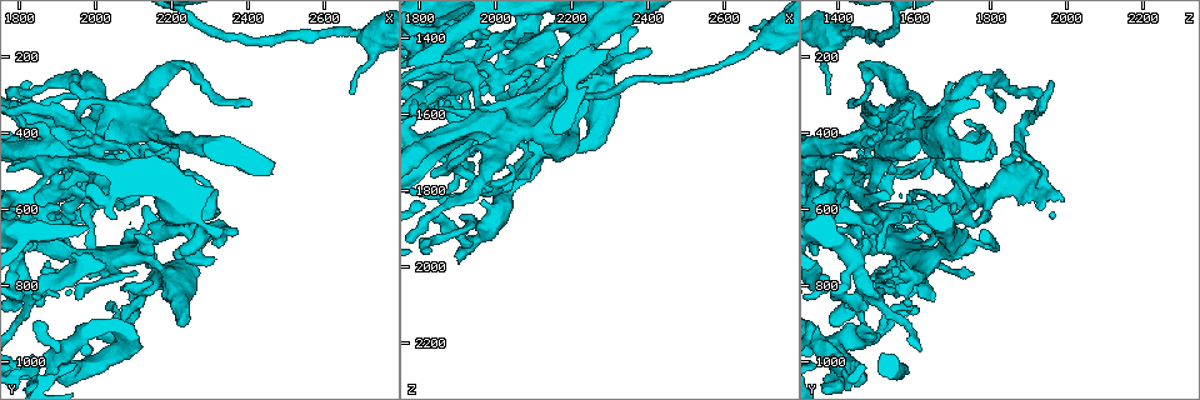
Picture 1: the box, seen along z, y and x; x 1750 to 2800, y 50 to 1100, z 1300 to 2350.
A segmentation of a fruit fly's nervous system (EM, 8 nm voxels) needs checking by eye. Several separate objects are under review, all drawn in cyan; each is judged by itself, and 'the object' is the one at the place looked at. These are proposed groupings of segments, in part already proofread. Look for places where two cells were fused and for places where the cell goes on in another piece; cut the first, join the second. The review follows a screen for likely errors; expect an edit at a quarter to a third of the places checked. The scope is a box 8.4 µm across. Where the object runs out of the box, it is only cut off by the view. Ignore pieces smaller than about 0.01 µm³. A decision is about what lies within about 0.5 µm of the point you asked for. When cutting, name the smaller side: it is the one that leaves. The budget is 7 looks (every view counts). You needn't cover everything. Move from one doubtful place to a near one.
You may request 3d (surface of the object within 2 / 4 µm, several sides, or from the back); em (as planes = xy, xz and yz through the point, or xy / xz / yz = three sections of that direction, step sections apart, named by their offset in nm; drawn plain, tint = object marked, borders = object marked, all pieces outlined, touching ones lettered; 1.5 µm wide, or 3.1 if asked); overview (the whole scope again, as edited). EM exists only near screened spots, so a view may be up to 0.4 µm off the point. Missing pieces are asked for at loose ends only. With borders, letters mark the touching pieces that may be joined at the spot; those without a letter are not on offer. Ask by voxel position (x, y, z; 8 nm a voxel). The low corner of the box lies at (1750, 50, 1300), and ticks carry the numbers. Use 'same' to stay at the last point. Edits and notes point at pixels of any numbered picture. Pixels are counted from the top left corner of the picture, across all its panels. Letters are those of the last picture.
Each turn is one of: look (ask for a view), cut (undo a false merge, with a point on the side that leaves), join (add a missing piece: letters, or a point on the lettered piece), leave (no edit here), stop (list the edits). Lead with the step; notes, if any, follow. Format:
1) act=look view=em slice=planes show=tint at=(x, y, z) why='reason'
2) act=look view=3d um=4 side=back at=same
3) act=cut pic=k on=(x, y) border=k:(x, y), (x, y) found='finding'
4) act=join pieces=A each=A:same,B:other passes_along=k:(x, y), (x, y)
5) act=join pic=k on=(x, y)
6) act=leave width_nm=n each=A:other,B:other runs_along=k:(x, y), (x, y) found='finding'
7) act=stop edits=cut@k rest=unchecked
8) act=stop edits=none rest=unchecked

act=look view=3d um=4 at=(1955, 335, 1580) why='thin end'

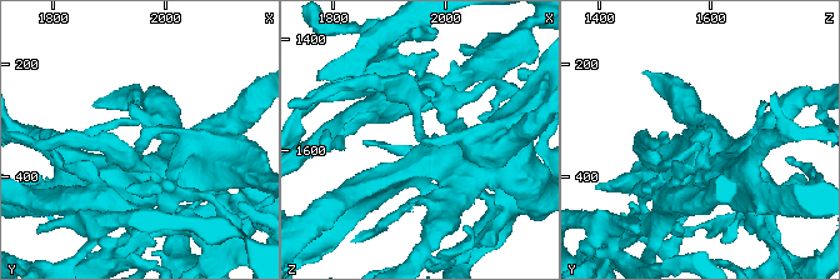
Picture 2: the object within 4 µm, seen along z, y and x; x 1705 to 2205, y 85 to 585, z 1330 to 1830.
act=look view=em slice=yz step=8 show=borders at=(1950, 335, 1585) why='now the EM'

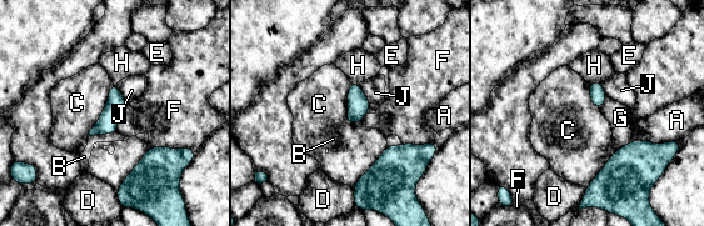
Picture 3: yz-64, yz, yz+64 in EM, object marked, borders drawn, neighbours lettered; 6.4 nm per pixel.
act=look view=em slice=planes show=borders at=same

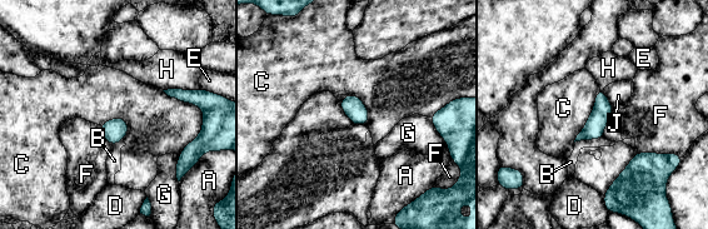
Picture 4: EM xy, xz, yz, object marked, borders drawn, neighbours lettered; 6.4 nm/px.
act=leave longest_contact=C:400nm each=A:other,B:other,C:other,D:other,E:other,F:other,G:other,H:other,J:other border=4:(637, 150), (678, 153), (681, 155) found='no lettered piece goes on from it'

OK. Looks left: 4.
act=look view=3d um=4 at=(2230, 220, 1480) why='abrupt turn'

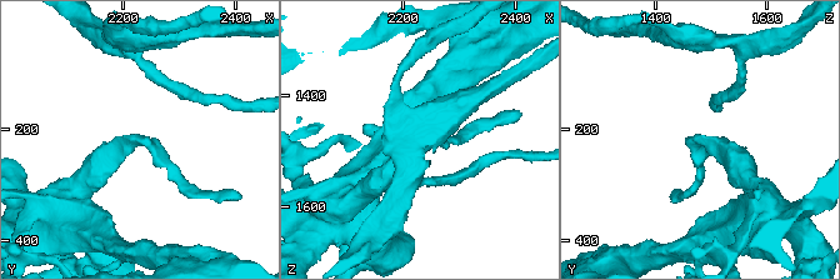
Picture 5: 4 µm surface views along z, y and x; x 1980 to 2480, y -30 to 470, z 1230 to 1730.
act=look view=em slice=xy step=8 show=tint at=(2230, 220, 1480) why='need the tissue'

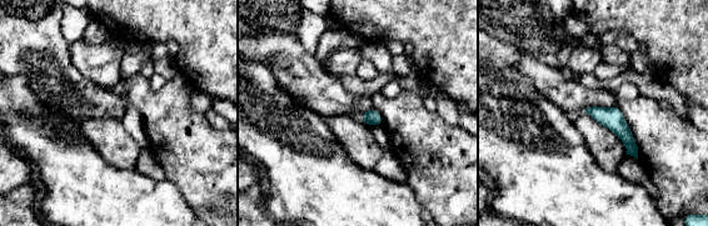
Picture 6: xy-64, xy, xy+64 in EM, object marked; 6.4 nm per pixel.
act=look view=em slice=yz step=8 show=borders at=same why='cut it another way'

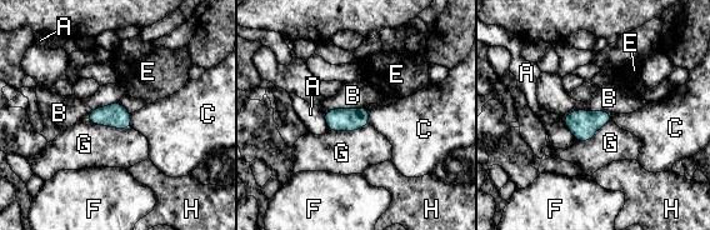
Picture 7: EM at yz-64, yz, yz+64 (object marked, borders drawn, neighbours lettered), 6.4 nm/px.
act=leave each=A:other,B:other,C:other,E:other,F:other,G:other,H:other border=7:(85, 119), (114, 128), (131, 128) found='one cell here'

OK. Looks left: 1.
act=look view=em slice=planes show=borders at=(2680, 295, 1370)

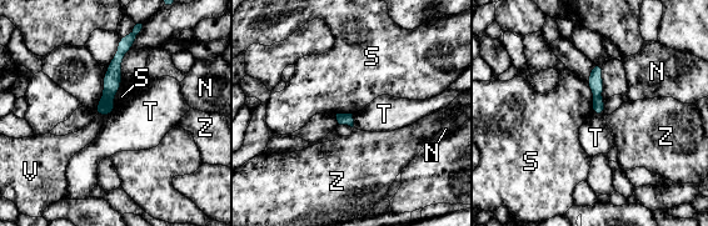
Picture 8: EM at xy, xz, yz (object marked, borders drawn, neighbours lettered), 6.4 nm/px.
act=leave width_nm=80 each=N:other,S:other,T:other,V:other,Z:other border=8:(116, 106), (104, 117) found='no lettered piece goes on from it'

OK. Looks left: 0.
act=stop edits=none rest=unchecked

